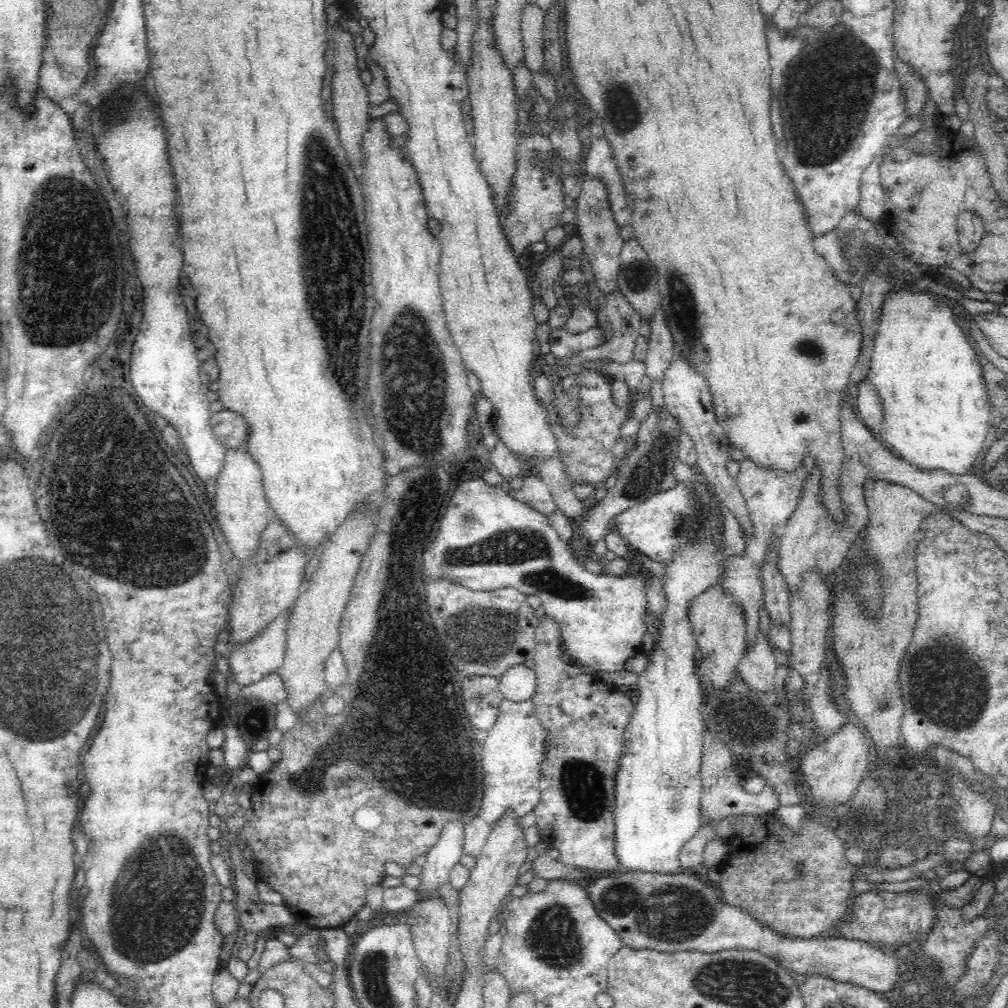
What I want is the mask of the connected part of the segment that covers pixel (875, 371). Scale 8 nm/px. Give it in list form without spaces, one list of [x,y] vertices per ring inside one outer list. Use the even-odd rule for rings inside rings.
[[[913,285],[910,289],[897,293],[891,289],[884,296],[867,374],[867,380],[876,387],[883,404],[881,442],[888,451],[900,454],[902,461],[913,463],[920,470],[940,469],[956,476],[974,473],[978,470],[978,454],[992,438],[988,422],[991,419],[989,395],[984,389],[976,353],[954,319],[953,302],[927,289],[916,289]]]

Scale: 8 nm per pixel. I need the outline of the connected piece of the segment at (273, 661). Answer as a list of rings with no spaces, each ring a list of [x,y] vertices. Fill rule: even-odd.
[[[280,612],[270,620],[266,630],[233,647],[228,659],[234,682],[248,686],[280,668],[285,655],[288,622],[288,612]]]

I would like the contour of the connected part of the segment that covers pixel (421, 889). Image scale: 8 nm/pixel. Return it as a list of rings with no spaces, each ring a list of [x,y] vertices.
[[[450,820],[444,824],[438,842],[425,854],[427,857],[420,875],[420,885],[415,890],[417,900],[437,894],[442,884],[449,882],[452,867],[463,854],[465,824],[461,820]]]

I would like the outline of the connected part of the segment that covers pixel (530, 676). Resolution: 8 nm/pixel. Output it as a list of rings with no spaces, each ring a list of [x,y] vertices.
[[[530,663],[516,664],[499,677],[499,689],[503,698],[512,702],[524,702],[524,700],[532,699],[536,684],[535,670]]]

